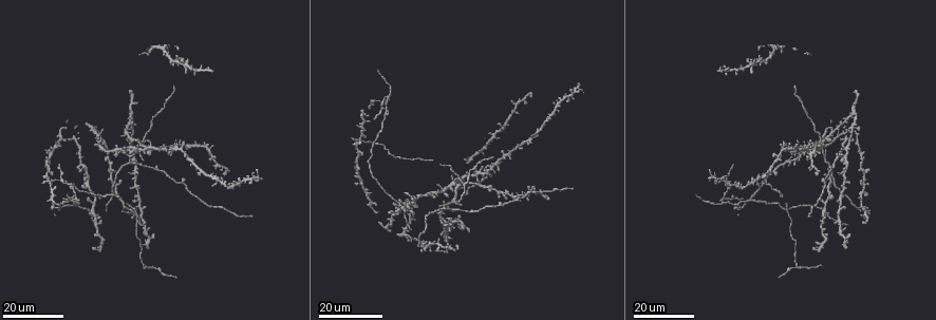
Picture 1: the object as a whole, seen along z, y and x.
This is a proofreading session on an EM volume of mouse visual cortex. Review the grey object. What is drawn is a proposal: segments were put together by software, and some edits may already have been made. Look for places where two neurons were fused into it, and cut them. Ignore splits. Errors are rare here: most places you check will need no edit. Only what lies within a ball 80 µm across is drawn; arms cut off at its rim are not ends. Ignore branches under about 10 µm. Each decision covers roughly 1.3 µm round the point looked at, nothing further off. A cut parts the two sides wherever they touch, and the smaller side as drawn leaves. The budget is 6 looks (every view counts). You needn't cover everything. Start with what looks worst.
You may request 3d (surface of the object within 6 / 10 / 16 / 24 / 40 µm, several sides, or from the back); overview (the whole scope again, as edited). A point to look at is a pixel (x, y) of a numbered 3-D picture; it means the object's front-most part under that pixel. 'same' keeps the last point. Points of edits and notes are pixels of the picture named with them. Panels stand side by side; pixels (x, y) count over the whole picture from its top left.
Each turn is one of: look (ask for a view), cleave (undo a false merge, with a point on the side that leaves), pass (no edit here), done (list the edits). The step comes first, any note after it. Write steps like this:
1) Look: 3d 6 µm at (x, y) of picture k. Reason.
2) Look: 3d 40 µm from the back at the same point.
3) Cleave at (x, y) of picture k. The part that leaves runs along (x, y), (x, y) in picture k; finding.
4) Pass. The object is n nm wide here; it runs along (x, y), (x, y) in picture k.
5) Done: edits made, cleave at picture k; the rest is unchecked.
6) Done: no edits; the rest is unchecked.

Look: 3d 24 µm at (723, 199) of picture 1. Four arms meet.

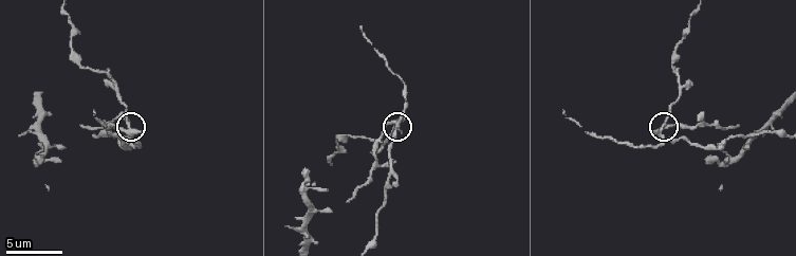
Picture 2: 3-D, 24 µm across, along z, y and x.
Look: 3d 6 µm at (127, 131) of picture 2. Zoom in.

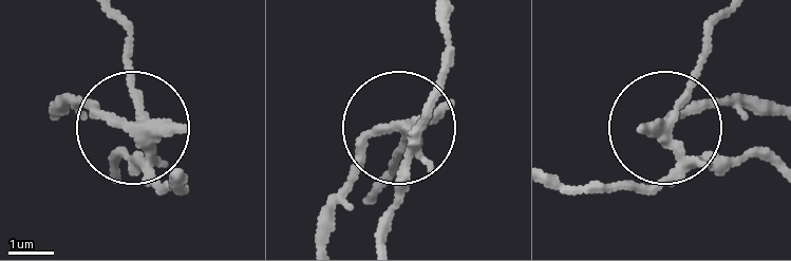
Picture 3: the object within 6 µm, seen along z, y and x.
Cleave at (136, 96) of picture 3. The side arm is 17 µm long; the part that leaves runs along (150, 163), (124, 19) in picture 3; a second neuron is stuck on.

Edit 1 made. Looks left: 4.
Look: 3d 16 µm at (827, 214) of picture 1. Three arms meet.

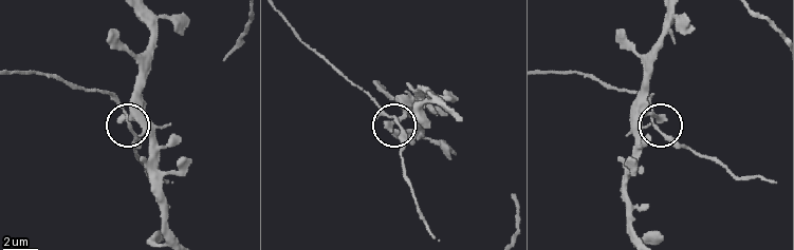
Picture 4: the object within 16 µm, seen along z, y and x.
Look: 3d 10 µm at (655, 118) of picture 4.

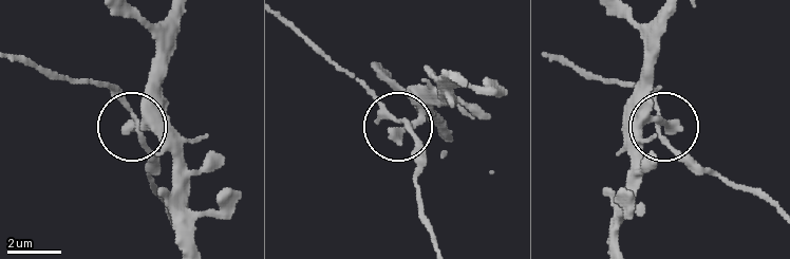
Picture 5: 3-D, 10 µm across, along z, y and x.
Pass. It runs along (548, 54), (626, 81), (664, 125), (649, 111), (646, 79) in picture 5; all the same neuron.

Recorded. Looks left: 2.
Look: 3d 16 µm at (454, 202) of picture 1. Three arms meet.

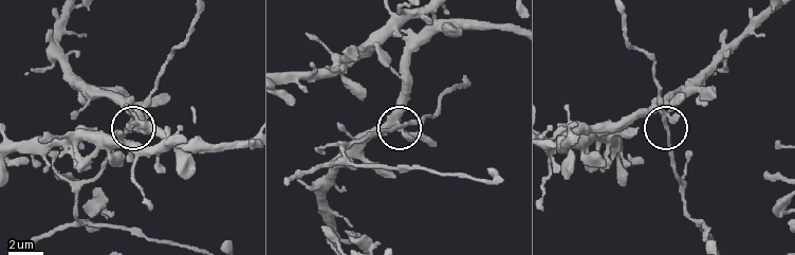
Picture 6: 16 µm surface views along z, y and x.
Look: 3d 10 µm at (665, 125) of picture 6.

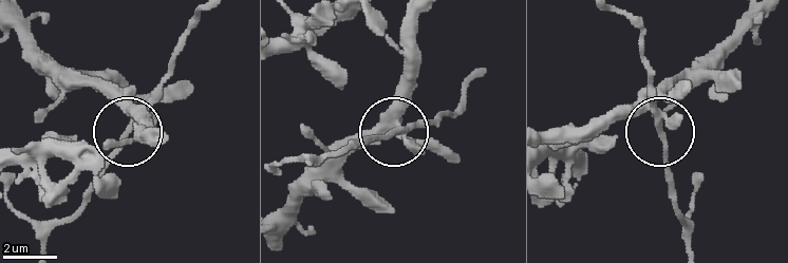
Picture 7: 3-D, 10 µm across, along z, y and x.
Pass. 3 arms meet here; all the same neuron.

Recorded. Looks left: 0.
Done: edits made, cleave at picture 3; the rest is unchecked.

